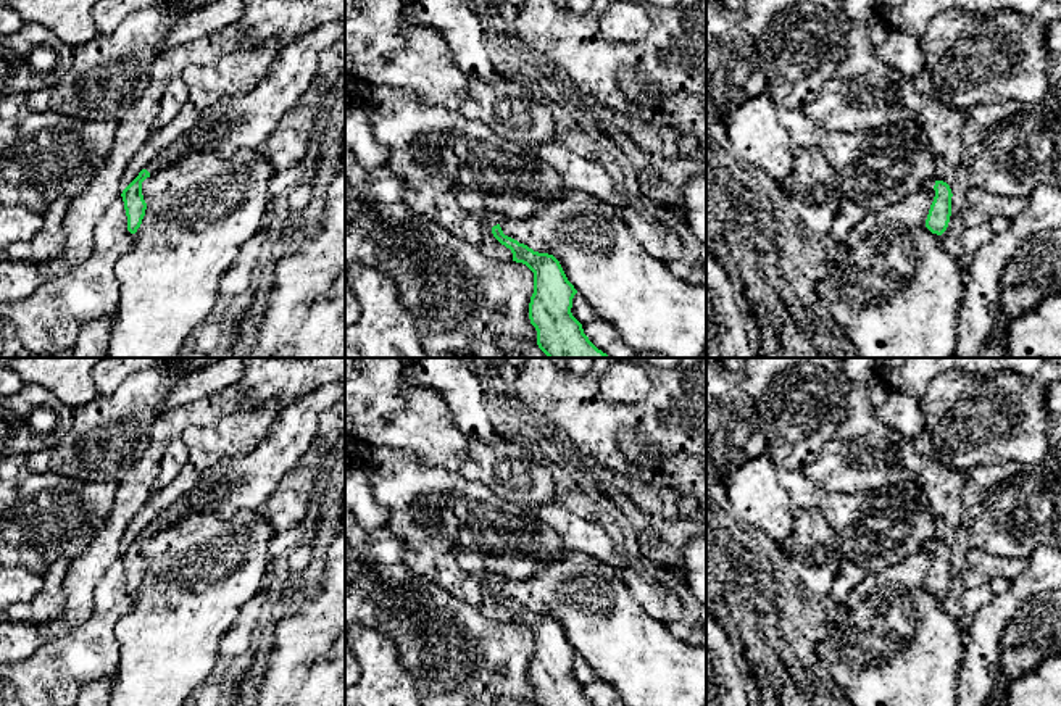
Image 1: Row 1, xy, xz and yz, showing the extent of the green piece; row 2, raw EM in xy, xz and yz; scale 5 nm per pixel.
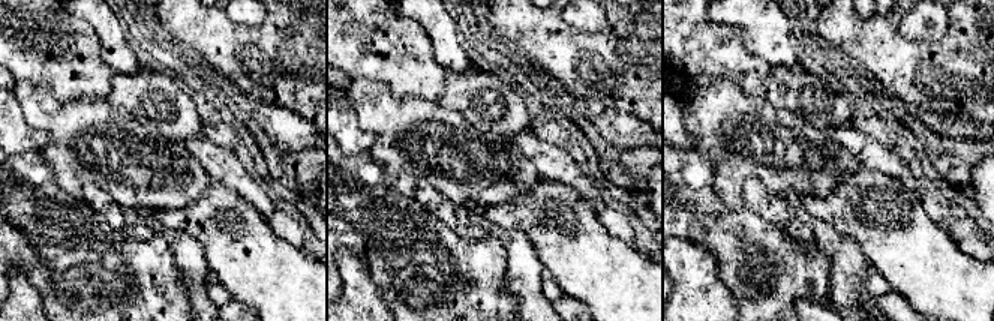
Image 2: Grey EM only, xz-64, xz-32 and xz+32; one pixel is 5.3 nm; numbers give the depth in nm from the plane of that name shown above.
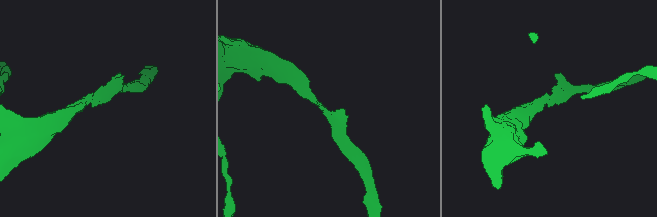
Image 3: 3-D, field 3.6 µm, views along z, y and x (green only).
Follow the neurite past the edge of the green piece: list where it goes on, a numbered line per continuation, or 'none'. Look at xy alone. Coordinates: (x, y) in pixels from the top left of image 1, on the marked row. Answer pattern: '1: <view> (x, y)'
1: xy (158, 163)

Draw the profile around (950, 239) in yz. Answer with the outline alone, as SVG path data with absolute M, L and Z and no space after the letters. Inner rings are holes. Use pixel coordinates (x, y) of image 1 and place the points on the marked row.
M943 158L935 161L935 181L943 181L951 189L951 216L947 230L940 235L942 247L950 253L966 272L972 260L972 255L966 251L961 243L961 234L964 224L961 219L961 210L966 203L966 197L971 190L969 172L963 164L951 166Z

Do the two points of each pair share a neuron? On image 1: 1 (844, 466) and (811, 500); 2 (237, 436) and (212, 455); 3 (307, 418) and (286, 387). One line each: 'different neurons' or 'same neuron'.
1: different neurons
2: same neuron
3: different neurons

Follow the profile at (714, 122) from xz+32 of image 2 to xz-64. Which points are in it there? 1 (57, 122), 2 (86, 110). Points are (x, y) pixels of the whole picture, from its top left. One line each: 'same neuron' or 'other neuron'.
1: same neuron
2: same neuron

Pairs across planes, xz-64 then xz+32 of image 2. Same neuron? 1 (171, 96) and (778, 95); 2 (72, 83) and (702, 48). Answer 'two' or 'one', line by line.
1: one
2: one

